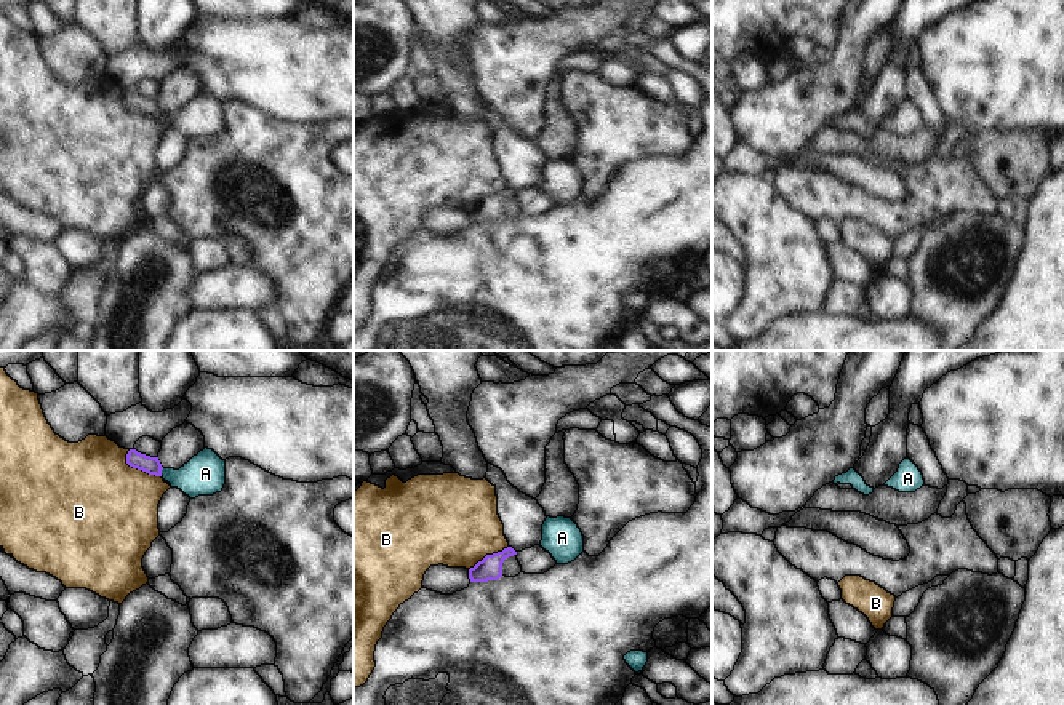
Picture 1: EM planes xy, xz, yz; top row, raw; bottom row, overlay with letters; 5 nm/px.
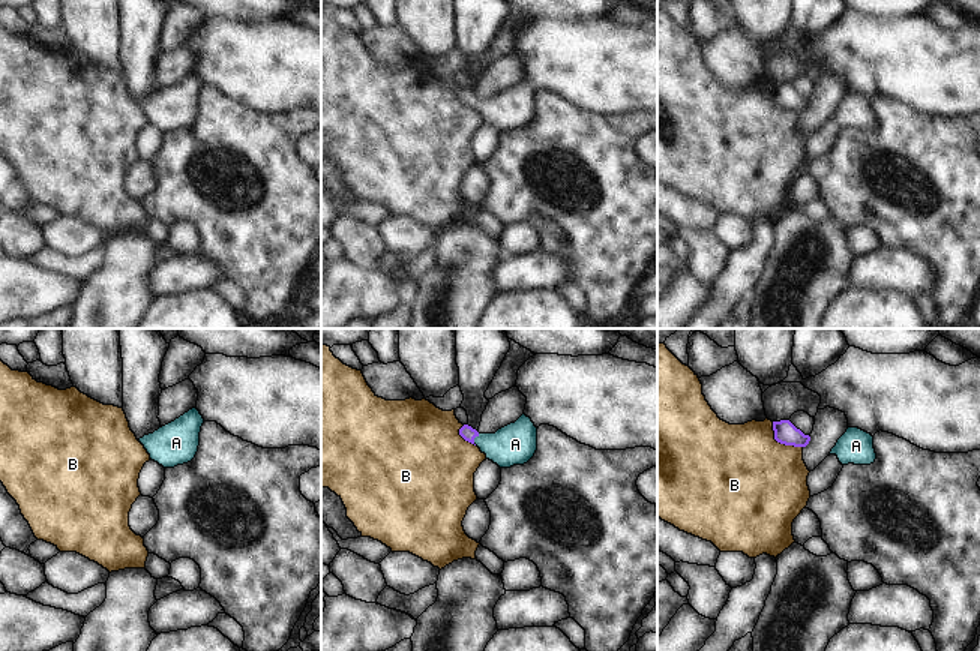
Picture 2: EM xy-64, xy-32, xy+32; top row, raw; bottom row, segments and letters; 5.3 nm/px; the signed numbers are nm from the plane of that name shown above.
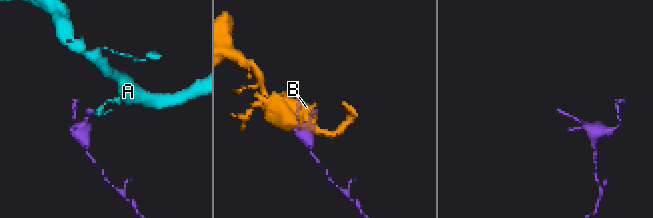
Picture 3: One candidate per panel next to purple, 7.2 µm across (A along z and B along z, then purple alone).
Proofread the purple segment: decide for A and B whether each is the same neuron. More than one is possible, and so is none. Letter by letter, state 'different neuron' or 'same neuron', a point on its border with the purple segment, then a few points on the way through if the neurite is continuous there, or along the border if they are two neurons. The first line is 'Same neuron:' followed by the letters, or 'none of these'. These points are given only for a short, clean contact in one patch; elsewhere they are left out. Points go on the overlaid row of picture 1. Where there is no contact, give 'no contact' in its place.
Same neuron: A
A: same neuron | xy (160, 472) | across xy (135, 459), (160, 472), (170, 475), (205, 473)
B: different neuron | xy (138, 469)

